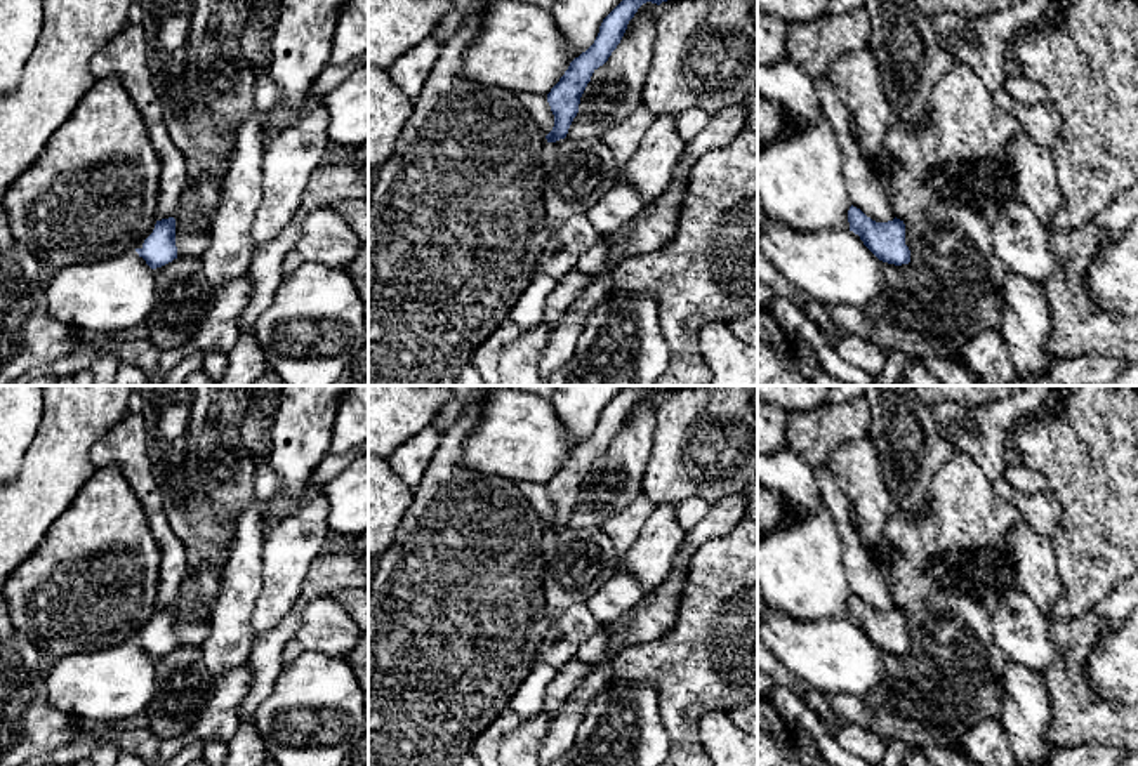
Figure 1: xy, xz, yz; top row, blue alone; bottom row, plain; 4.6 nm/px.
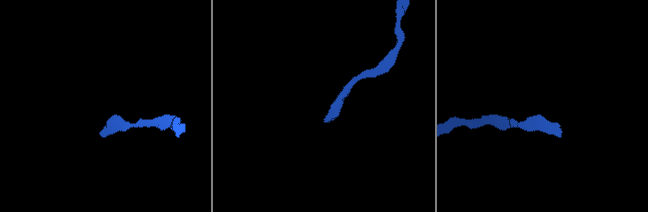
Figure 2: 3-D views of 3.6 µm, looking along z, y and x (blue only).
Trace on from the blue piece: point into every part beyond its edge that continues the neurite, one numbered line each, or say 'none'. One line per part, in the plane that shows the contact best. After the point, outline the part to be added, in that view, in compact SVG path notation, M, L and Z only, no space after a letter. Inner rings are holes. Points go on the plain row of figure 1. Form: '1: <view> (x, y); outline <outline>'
none

